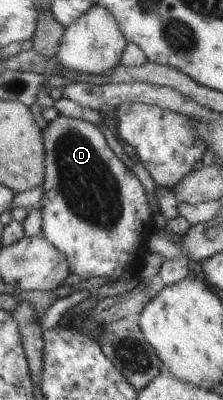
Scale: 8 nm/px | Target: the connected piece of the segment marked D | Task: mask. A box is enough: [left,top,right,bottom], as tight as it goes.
[40,114,154,283]

